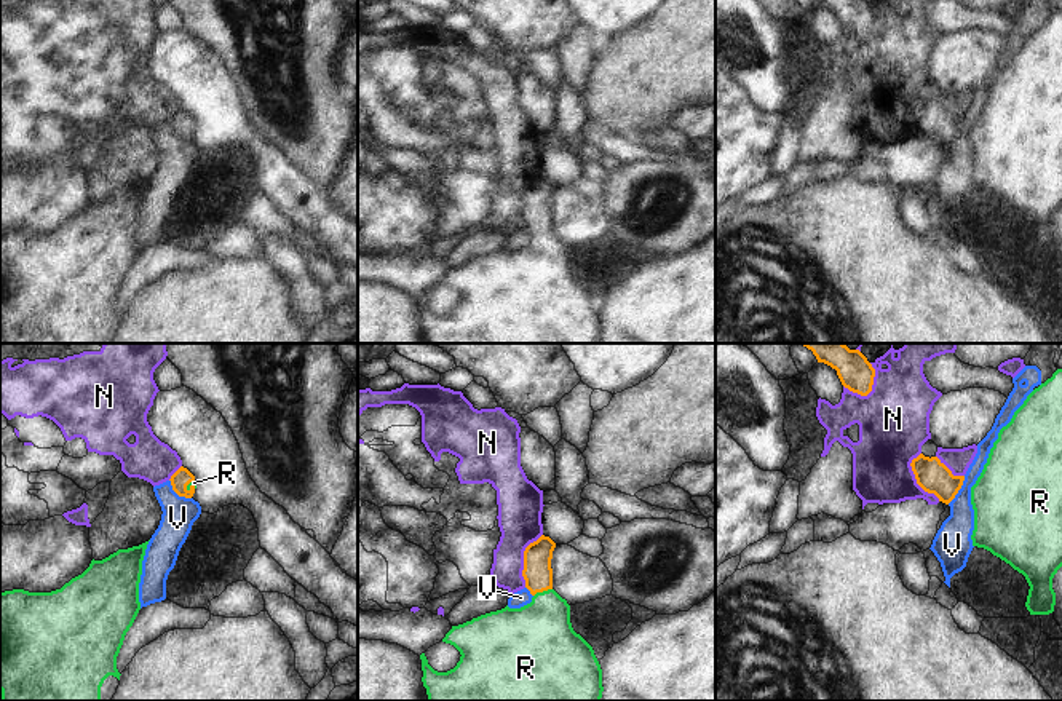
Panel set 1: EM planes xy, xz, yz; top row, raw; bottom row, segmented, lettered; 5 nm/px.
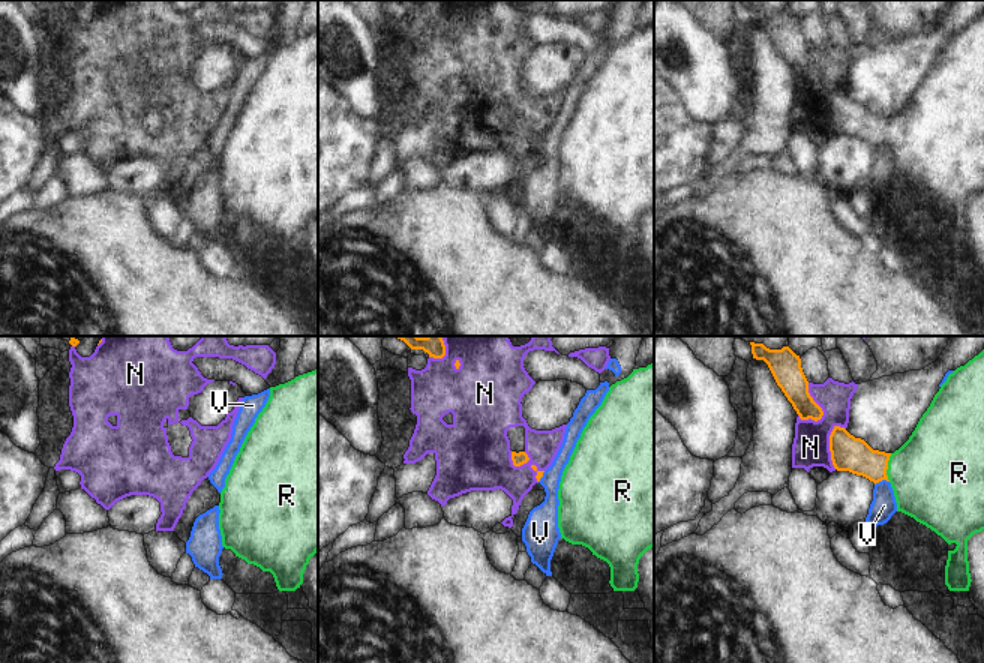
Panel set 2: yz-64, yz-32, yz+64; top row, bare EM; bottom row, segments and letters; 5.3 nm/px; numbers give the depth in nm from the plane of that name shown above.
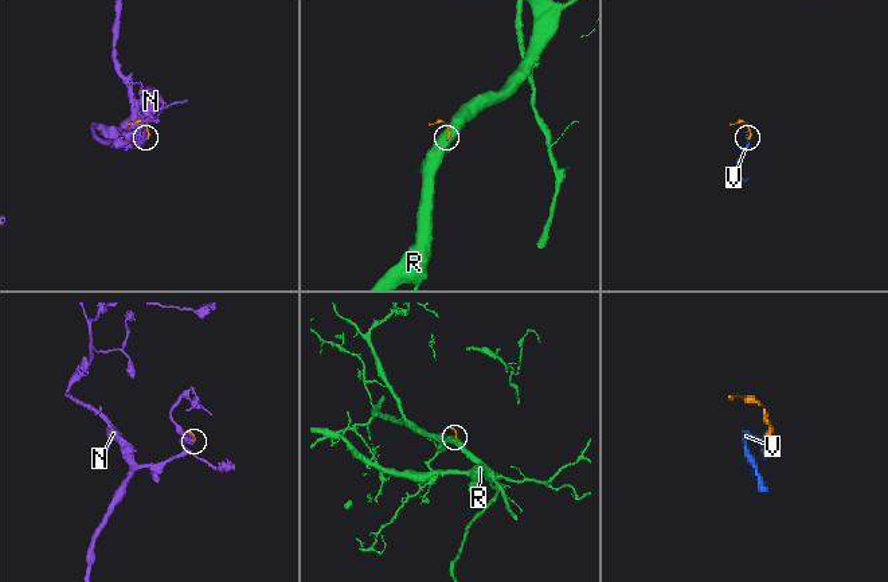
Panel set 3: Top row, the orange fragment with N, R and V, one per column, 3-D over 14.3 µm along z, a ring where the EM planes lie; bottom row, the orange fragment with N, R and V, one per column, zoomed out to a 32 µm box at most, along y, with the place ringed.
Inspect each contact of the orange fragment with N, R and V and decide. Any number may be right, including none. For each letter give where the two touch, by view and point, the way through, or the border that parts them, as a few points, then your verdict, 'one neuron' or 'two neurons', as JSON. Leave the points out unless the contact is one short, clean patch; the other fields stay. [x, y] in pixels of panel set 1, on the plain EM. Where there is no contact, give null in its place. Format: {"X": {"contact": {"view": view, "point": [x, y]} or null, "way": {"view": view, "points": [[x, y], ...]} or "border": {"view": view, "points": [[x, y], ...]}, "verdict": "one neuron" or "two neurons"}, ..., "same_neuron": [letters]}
{"N": {"contact": {"view": "xz", "point": [524, 201]}, "verdict": "two neurons"}, "R": {"contact": {"view": "xz", "point": [542, 233]}, "way": {"view": "xz", "points": [[537, 214], [542, 233], [542, 269], [537, 283]]}, "verdict": "one neuron"}, "V": {"contact": {"view": "xy", "point": [178, 136]}, "border": {"view": "xy", "points": [[170, 122], [171, 130], [179, 138], [190, 141]]}, "verdict": "two neurons"}, "same_neuron": ["R"]}

